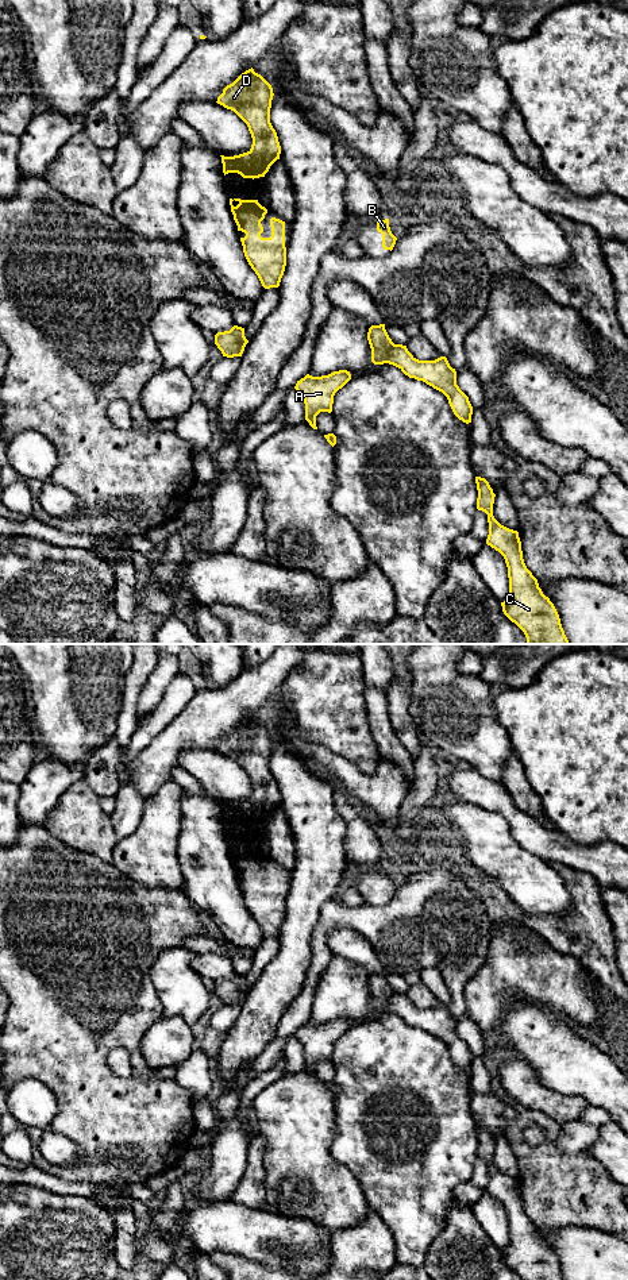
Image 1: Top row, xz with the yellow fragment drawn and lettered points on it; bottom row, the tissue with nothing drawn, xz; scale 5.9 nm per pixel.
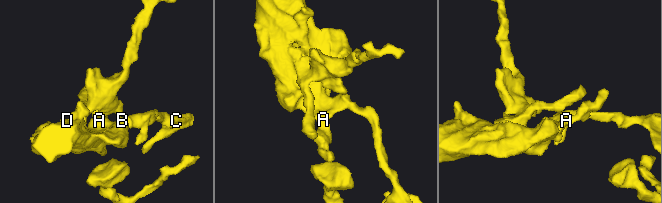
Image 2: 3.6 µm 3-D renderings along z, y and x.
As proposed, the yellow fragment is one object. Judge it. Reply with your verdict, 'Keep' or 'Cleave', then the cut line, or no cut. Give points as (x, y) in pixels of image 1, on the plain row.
Cleave. Split along xz (395, 993), (388, 1001), (385, 1010)

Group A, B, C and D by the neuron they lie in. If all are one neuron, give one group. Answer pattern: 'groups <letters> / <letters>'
groups A B D / C

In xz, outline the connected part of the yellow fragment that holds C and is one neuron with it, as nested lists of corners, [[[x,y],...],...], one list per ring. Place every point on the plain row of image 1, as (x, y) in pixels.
[[[475,1125],[477,1157],[488,1163],[486,1192],[498,1199],[506,1211],[509,1244],[501,1250],[504,1262],[523,1280],[565,1280],[559,1262],[527,1217],[519,1180],[501,1173],[493,1164],[496,1142],[485,1126]]]

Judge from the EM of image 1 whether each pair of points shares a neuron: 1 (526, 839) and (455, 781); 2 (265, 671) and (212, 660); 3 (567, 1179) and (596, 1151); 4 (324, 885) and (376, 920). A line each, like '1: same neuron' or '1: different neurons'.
1: same neuron
2: different neurons
3: different neurons
4: different neurons

